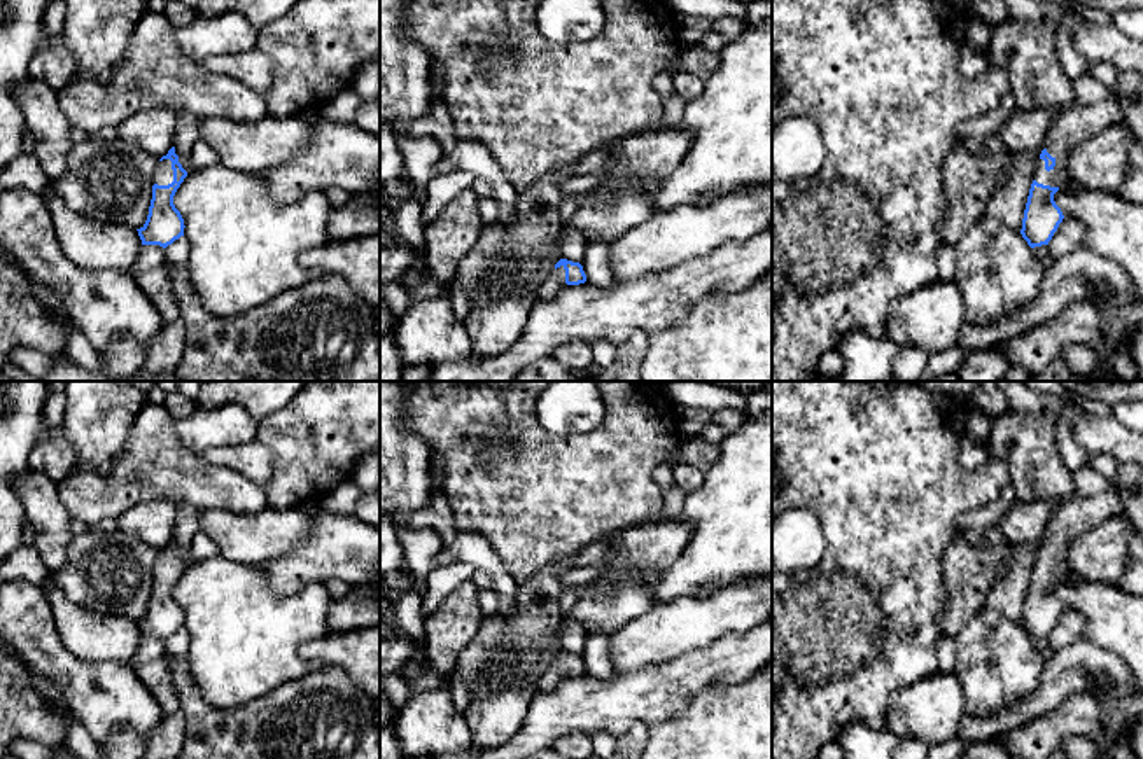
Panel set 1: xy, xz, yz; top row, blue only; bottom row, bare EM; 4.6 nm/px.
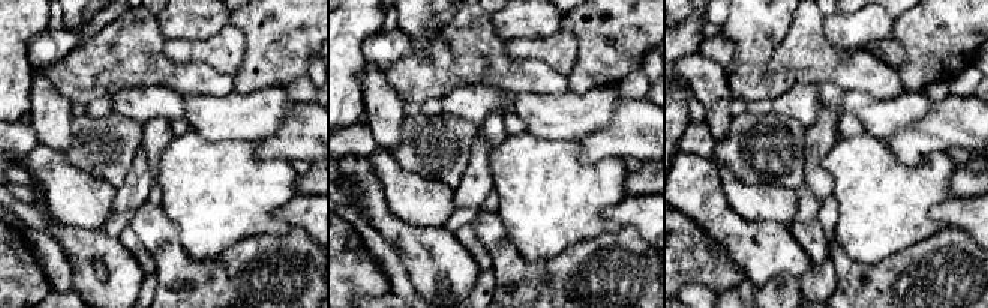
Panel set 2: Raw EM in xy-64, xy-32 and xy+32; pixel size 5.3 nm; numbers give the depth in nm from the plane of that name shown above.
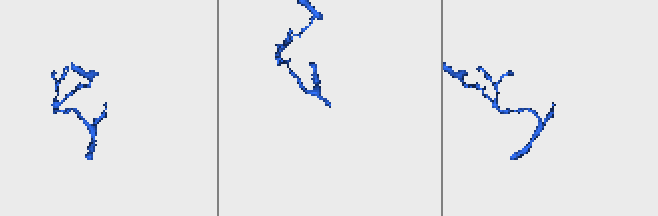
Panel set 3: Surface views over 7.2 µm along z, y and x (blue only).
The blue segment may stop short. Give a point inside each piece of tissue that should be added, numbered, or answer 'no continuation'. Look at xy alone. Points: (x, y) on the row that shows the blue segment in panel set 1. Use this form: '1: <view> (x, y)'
1: xy (163, 175)

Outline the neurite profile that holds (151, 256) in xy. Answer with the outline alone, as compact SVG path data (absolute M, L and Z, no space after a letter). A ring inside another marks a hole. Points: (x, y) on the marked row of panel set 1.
M144 245L130 275L137 276L140 273L161 268L166 264L166 252L159 245Z

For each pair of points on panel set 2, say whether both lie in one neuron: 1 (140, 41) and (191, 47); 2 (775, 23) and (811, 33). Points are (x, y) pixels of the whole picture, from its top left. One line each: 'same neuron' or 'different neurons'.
1: different neurons
2: different neurons

